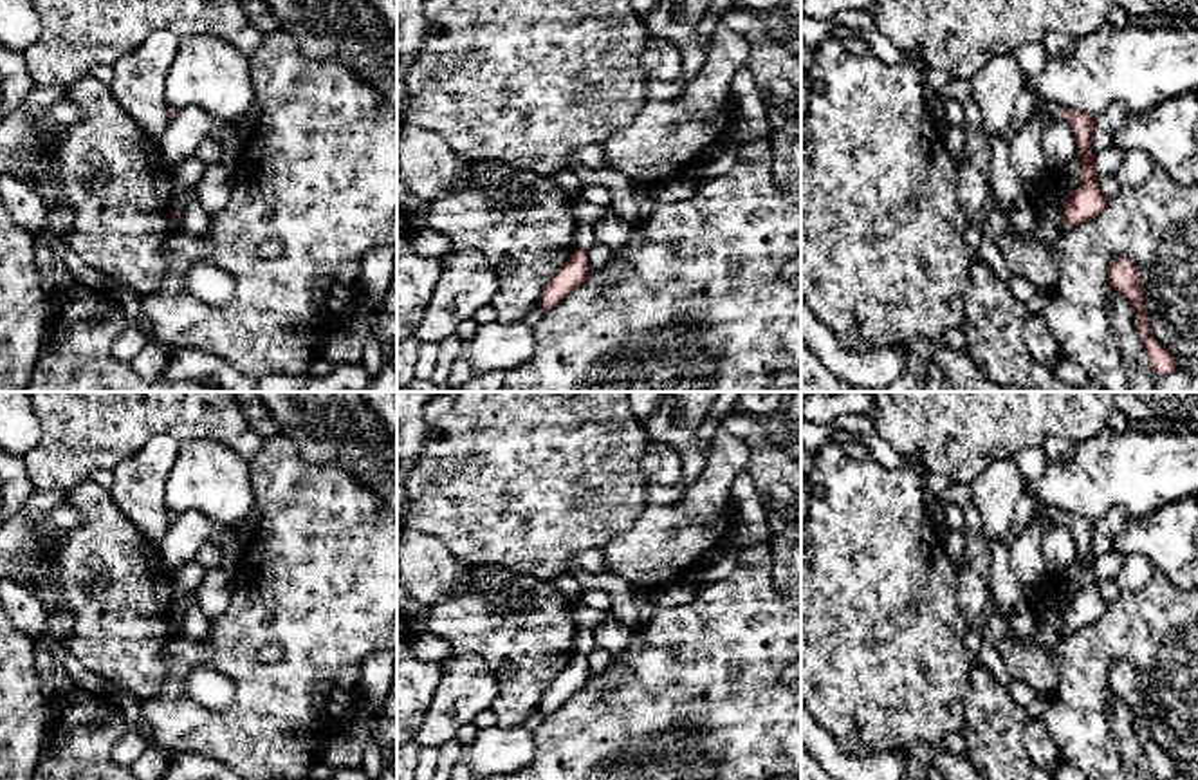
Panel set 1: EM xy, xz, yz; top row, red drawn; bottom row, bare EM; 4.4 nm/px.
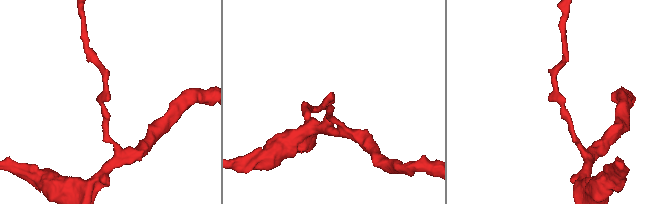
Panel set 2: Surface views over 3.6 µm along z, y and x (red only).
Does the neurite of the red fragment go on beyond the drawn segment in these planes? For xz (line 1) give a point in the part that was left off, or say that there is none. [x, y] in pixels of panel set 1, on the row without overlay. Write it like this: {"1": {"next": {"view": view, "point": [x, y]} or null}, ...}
{"1": {"next": null}}

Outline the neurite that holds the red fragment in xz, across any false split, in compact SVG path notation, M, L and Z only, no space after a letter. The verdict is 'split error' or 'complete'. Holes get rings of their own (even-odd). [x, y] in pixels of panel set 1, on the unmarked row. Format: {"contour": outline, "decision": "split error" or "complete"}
{"contour": "M574 654L568 664L556 675L550 686L545 690L538 713L547 717L558 711L570 697L574 697L590 677L588 657Z", "decision": "complete"}

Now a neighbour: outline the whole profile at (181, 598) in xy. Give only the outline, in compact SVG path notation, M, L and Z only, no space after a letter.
M175 590L171 614L175 614L179 619L175 623L170 621L171 634L182 632L180 625L182 625L182 619L188 612L188 607L189 607L191 599L193 599L193 592Z

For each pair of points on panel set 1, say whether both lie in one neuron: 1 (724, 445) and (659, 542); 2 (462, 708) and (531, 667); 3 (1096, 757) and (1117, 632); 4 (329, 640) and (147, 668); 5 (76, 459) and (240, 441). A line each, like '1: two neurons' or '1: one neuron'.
1: one neuron
2: two neurons
3: one neuron
4: two neurons
5: one neuron

